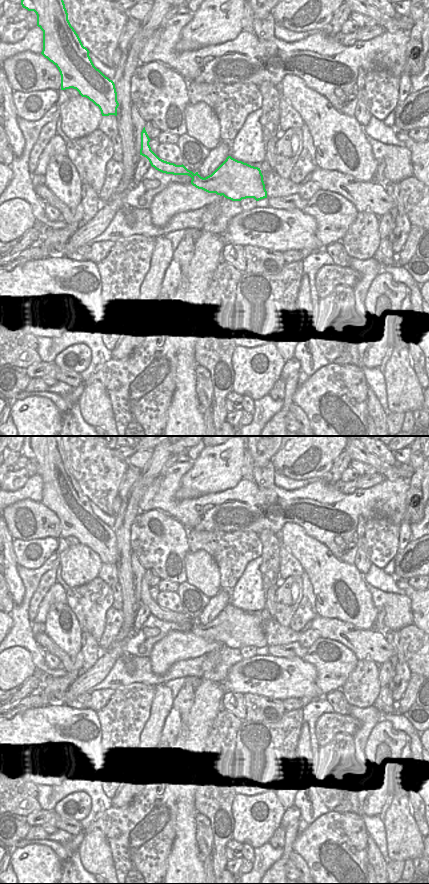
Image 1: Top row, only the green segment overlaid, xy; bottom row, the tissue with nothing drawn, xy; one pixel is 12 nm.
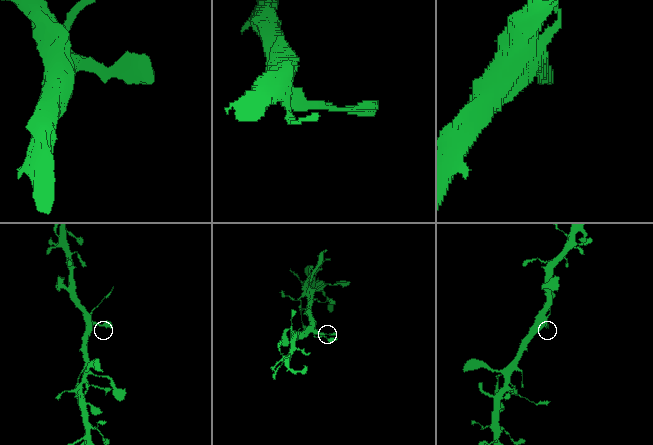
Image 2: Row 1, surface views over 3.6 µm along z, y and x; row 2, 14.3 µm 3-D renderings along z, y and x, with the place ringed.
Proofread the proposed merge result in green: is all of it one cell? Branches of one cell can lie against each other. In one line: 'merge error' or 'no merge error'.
no merge error

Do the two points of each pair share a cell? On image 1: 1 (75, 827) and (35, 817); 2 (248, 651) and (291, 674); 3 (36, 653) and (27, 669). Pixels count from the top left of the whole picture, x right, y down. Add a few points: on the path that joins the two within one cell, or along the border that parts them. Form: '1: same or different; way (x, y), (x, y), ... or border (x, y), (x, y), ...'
1: same; way (65, 823), (61, 823), (50, 816), (45, 816)
2: different; border (255, 654), (243, 659)
3: different; border (13, 647), (25, 648), (36, 668)

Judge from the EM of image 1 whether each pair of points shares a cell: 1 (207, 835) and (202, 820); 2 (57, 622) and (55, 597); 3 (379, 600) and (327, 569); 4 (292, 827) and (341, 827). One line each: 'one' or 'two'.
1: one
2: two
3: two
4: two

